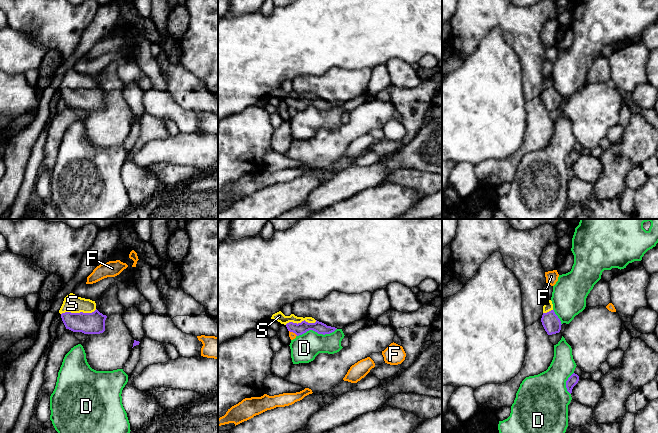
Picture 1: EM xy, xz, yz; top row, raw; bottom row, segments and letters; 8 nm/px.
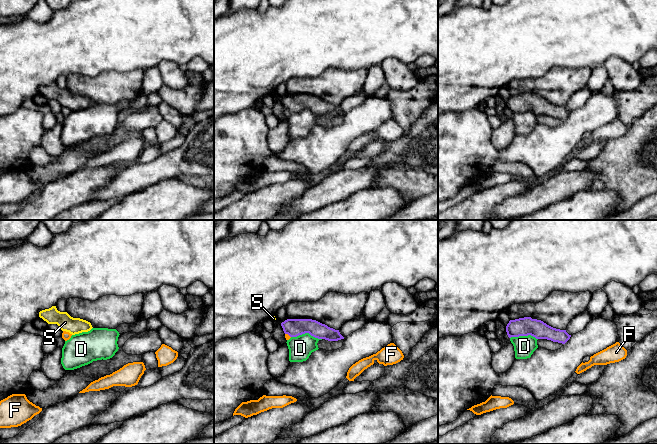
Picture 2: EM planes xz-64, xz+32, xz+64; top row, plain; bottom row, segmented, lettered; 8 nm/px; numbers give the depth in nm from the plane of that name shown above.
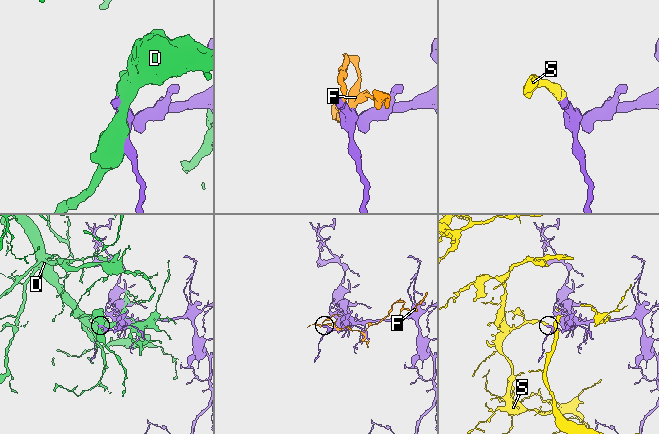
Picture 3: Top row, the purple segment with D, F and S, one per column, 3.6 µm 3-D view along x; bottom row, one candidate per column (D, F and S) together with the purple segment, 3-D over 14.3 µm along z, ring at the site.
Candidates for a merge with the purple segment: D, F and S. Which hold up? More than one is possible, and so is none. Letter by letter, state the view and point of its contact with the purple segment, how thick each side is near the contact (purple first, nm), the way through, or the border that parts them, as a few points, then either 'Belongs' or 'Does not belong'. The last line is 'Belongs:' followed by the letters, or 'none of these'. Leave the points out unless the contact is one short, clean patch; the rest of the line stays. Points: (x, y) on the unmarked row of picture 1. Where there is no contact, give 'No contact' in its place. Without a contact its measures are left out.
D: Touches purple at xz (316, 107). Thickness 90 nm (purple) against 220 nm. Does not belong
F: Touches purple at xz (293, 108). Thickness 90 nm (purple) against 50 nm. Does not belong
S: Touches purple at xy (78, 89). Thickness 180 nm (purple) against 150 nm. Path across: xy (88, 99), (78, 89), (72, 79). Belongs
Belongs: S

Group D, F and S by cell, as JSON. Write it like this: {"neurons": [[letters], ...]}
{"neurons": [["D"], ["F"], ["S"]]}

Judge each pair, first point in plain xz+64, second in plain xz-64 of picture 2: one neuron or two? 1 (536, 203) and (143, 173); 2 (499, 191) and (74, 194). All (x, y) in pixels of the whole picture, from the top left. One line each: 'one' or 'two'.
1: one
2: one

